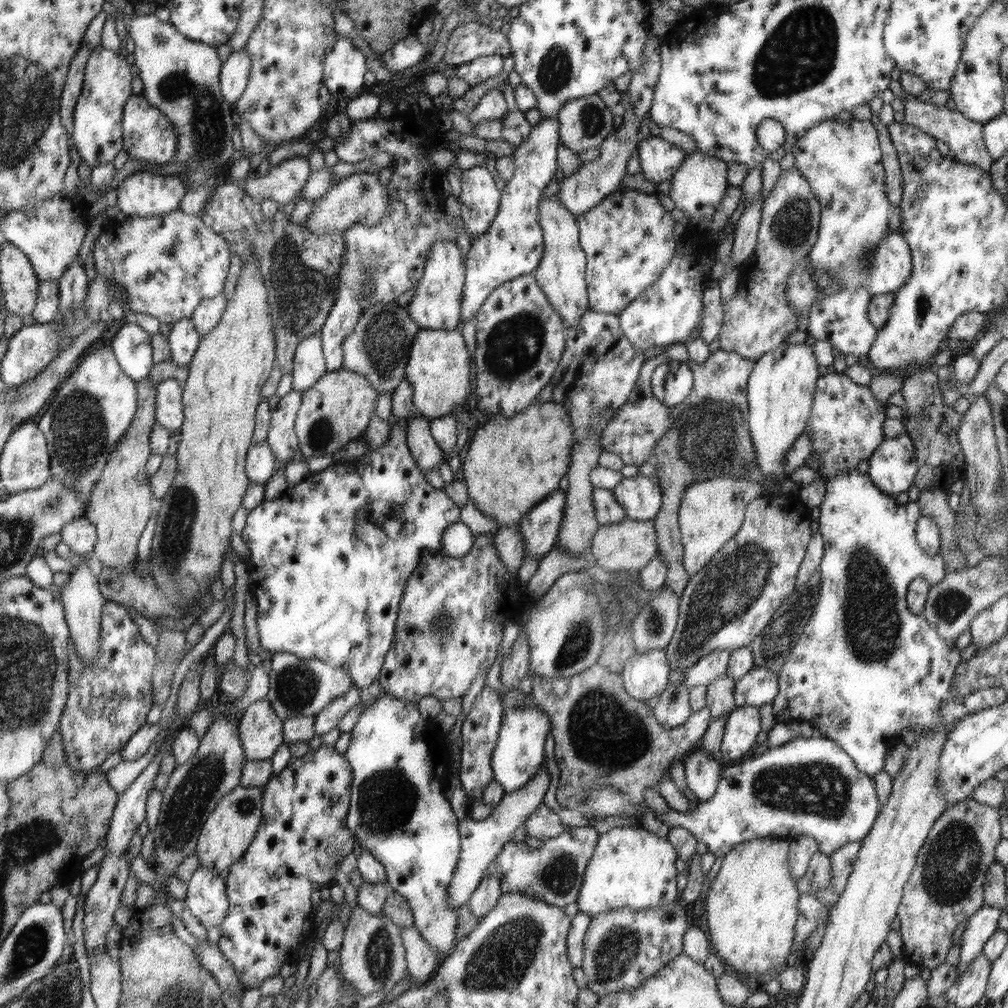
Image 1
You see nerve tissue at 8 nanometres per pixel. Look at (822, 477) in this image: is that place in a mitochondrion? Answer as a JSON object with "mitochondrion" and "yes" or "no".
{"mitochondrion":"no"}

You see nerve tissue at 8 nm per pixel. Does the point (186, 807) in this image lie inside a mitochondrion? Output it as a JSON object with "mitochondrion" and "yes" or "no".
{"mitochondrion":"yes"}

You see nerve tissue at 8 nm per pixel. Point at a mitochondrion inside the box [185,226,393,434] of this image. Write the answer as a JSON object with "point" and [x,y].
{"point":[299,290]}

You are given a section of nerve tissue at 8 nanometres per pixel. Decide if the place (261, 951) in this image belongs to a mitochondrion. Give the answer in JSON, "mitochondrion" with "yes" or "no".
{"mitochondrion":"no"}

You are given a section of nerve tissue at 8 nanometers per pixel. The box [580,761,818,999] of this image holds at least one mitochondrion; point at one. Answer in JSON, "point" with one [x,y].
{"point":[618,948]}

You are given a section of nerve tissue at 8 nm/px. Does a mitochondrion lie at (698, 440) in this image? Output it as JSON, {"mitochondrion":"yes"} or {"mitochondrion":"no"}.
{"mitochondrion":"yes"}

